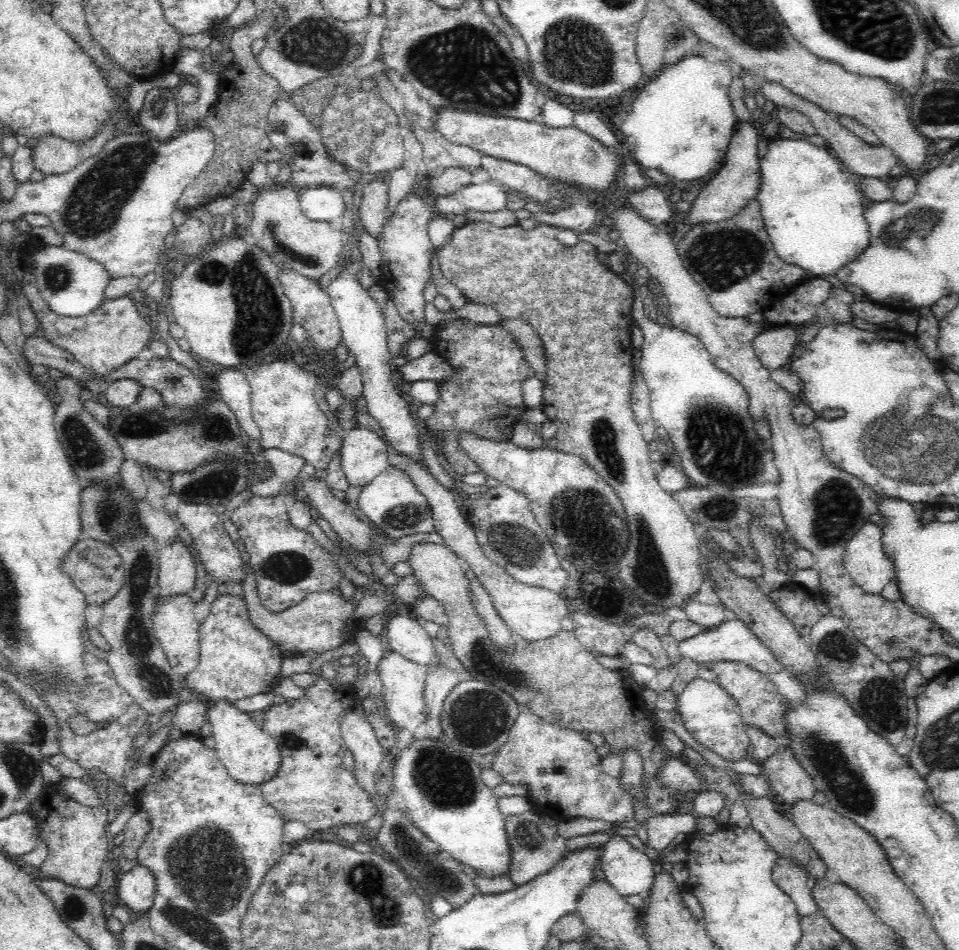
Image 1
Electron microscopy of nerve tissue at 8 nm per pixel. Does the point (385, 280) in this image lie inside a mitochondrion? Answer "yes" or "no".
no

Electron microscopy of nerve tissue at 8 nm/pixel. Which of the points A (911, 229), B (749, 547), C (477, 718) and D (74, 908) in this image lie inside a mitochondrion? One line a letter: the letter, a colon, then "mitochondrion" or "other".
A: mitochondrion
B: other
C: mitochondrion
D: mitochondrion

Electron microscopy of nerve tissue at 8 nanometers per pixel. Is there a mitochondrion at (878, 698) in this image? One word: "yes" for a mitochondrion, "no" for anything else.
yes

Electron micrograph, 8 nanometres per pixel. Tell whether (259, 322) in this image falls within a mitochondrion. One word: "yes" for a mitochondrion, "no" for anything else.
yes

